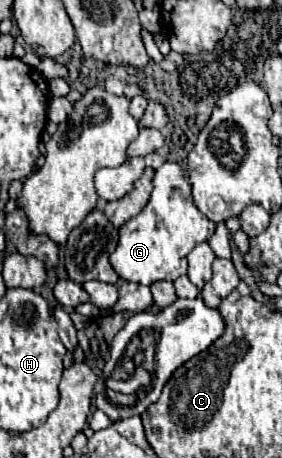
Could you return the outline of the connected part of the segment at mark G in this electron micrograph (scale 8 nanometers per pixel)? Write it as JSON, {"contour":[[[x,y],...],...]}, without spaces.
{"contour":[[[166,161],[160,169],[156,169],[152,185],[154,191],[150,195],[150,201],[140,215],[120,227],[116,251],[110,255],[110,265],[122,279],[142,285],[152,285],[160,279],[176,281],[180,275],[186,275],[186,255],[198,243],[210,239],[216,229],[216,223],[210,223],[210,219],[206,219],[194,207],[190,183],[186,181],[180,165]]]}

